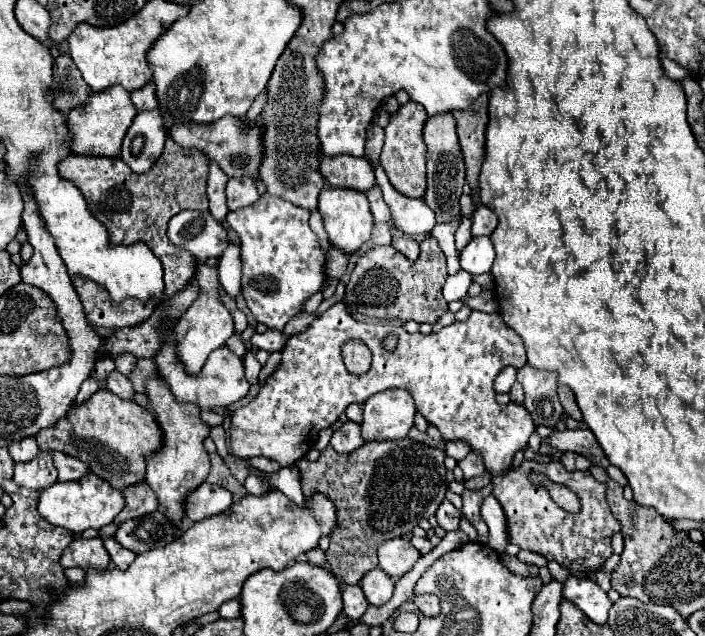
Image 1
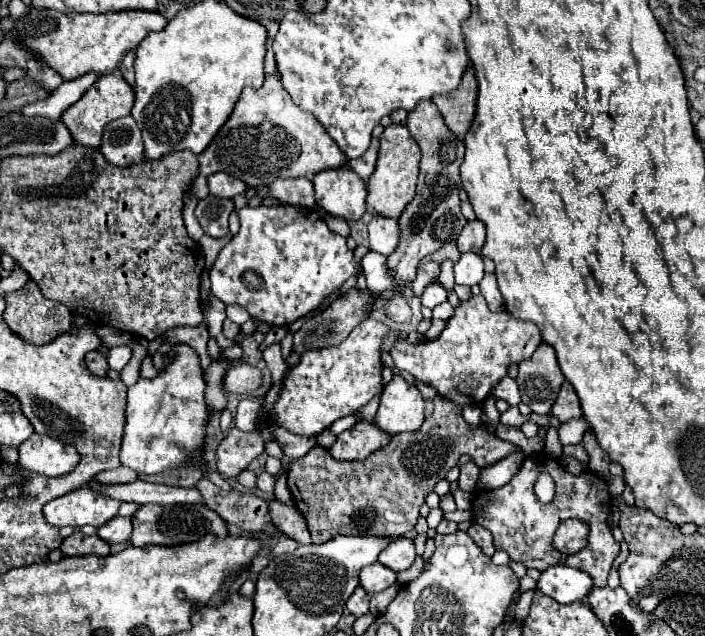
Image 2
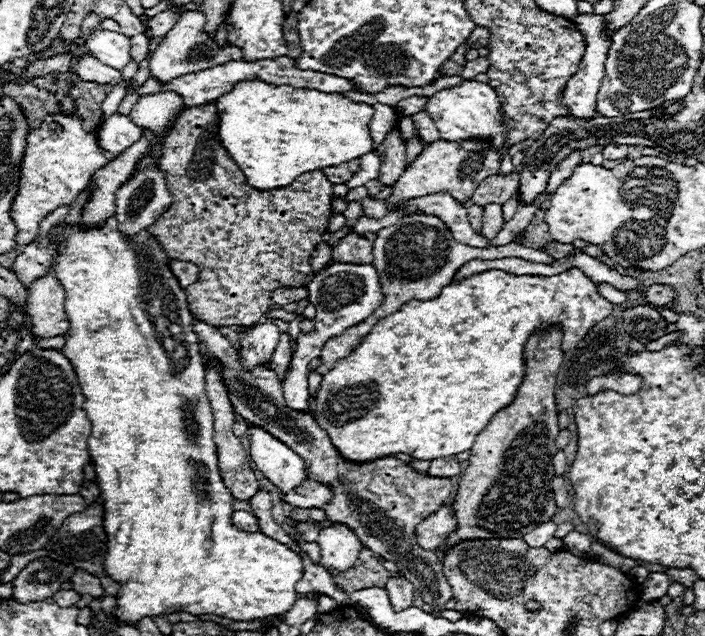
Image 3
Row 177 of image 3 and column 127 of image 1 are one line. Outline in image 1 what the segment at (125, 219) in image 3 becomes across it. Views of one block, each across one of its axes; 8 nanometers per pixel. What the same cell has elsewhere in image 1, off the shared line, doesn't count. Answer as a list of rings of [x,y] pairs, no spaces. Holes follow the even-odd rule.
[[[158,110],[138,112],[132,126],[126,132],[122,144],[122,160],[134,172],[146,172],[160,158],[166,142],[162,116]]]

